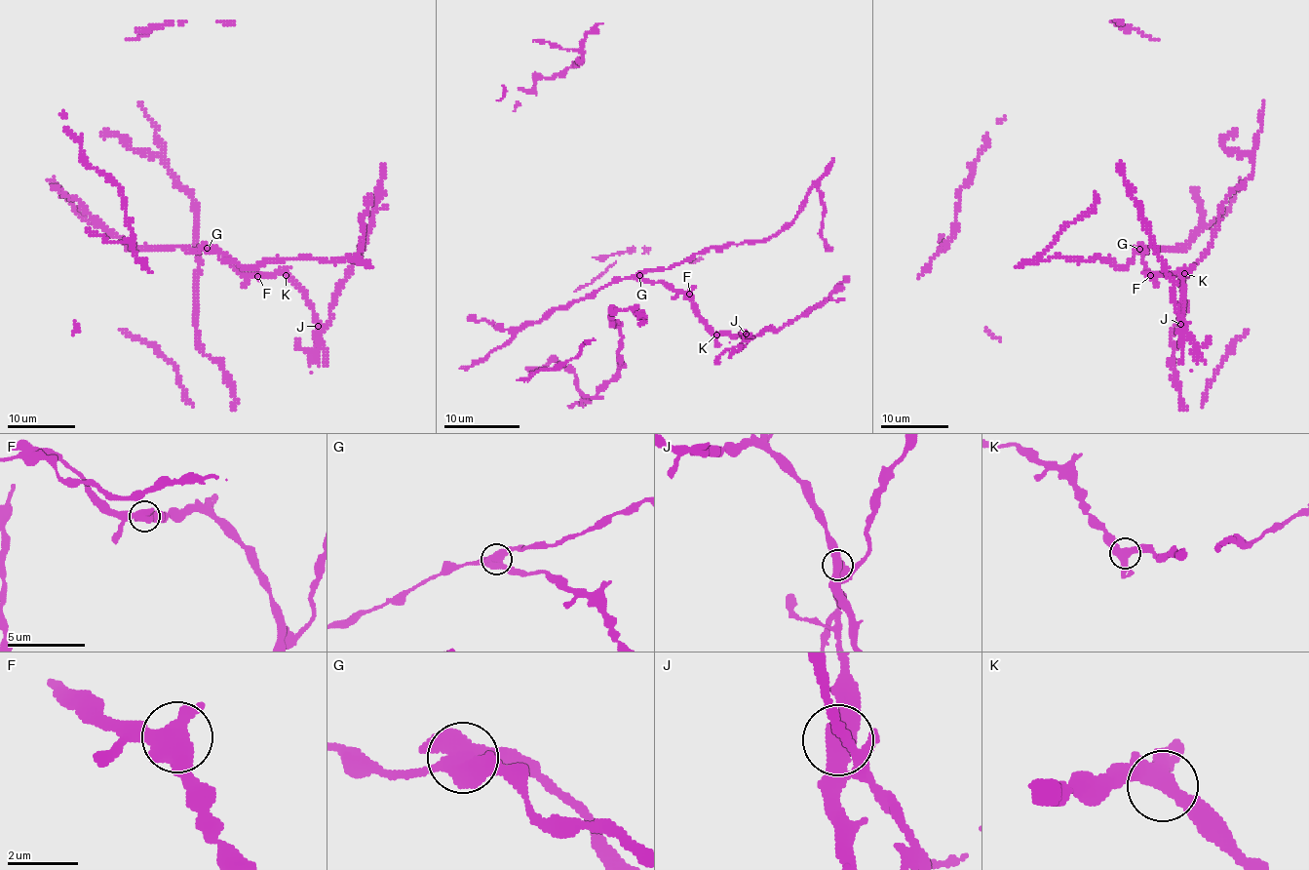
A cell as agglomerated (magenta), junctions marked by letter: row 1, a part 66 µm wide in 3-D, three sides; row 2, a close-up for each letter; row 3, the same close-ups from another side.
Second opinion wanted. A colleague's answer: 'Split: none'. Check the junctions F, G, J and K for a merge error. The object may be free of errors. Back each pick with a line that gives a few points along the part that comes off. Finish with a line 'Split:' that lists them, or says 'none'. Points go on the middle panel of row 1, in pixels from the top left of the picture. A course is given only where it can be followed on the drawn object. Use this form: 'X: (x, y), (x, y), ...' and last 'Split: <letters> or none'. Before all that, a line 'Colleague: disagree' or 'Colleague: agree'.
Colleague: agree
Split: none

